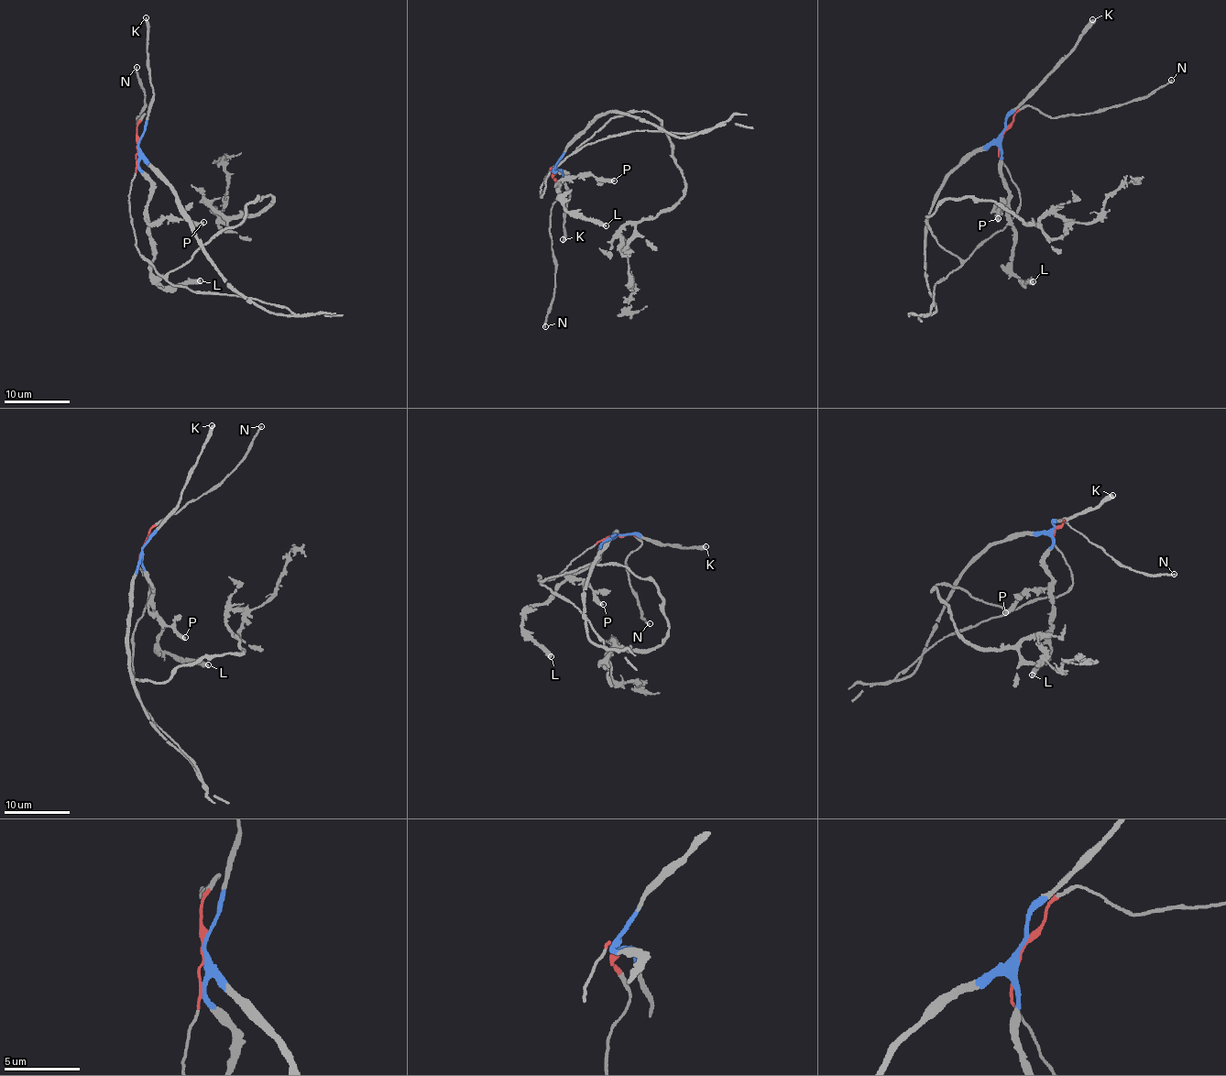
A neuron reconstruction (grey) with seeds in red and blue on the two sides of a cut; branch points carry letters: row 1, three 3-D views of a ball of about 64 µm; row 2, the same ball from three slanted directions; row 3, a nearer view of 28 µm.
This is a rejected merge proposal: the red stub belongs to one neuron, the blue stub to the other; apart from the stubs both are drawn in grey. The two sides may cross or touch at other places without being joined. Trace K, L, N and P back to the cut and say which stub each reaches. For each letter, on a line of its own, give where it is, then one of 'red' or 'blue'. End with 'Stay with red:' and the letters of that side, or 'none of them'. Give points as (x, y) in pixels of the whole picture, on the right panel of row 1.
K: (1092, 19) | blue
L: (1033, 281) | blue
N: (1171, 80) | red
P: (998, 218) | blue
Stay with red: N

